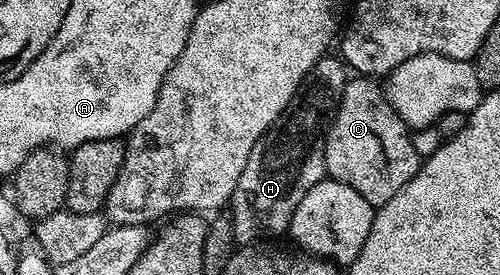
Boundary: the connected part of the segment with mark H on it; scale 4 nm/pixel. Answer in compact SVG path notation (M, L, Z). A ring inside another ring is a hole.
M326 55L317 62L317 66L308 73L297 88L297 94L289 100L289 105L279 115L279 119L251 147L251 159L247 159L247 167L243 167L243 175L239 175L239 183L233 192L231 202L231 218L234 227L234 239L241 247L254 244L256 237L264 233L282 233L288 230L295 207L303 203L303 195L315 187L326 176L325 172L325 134L337 114L341 96L345 90L347 69L340 56Z

